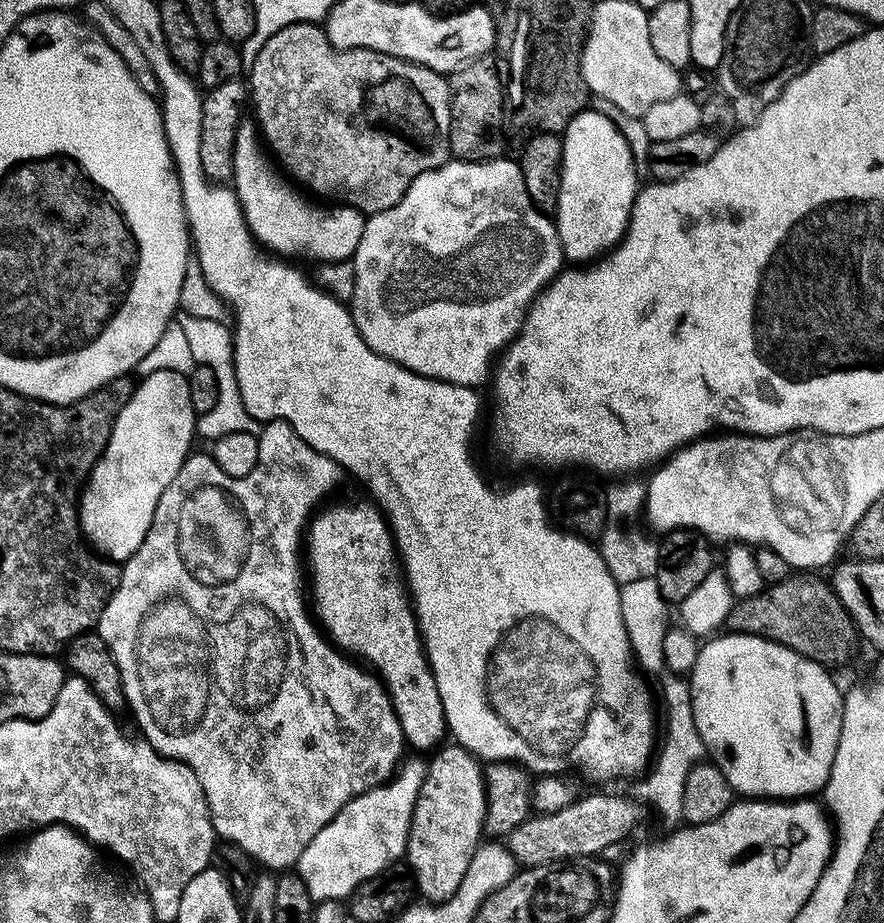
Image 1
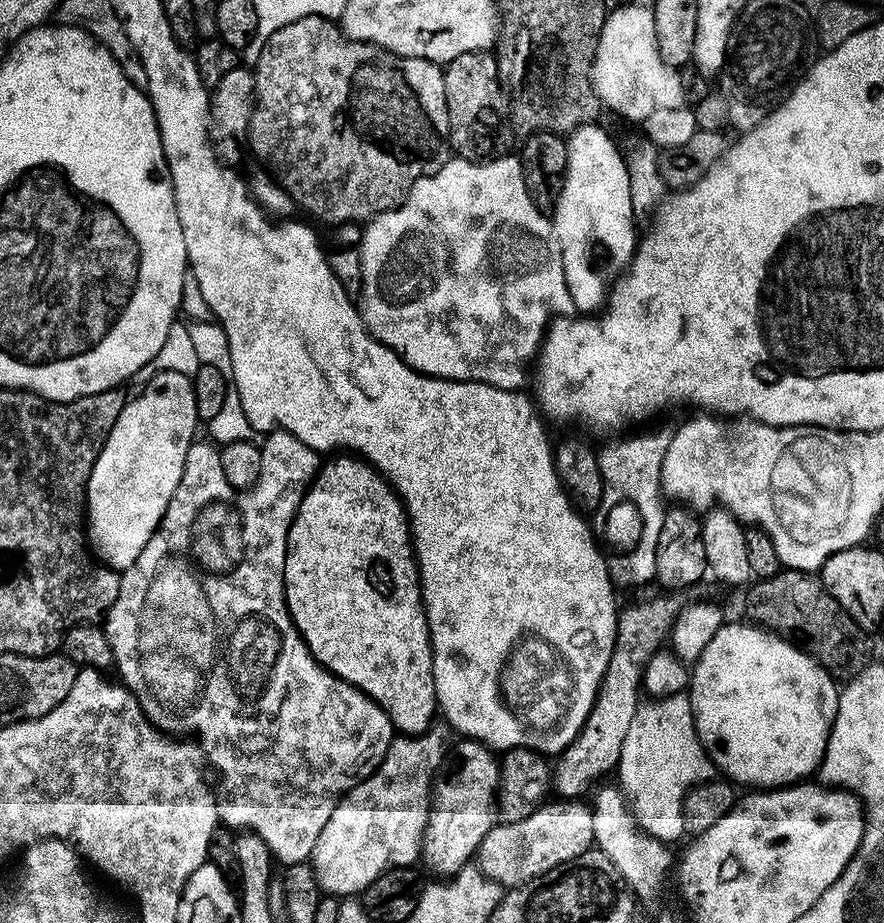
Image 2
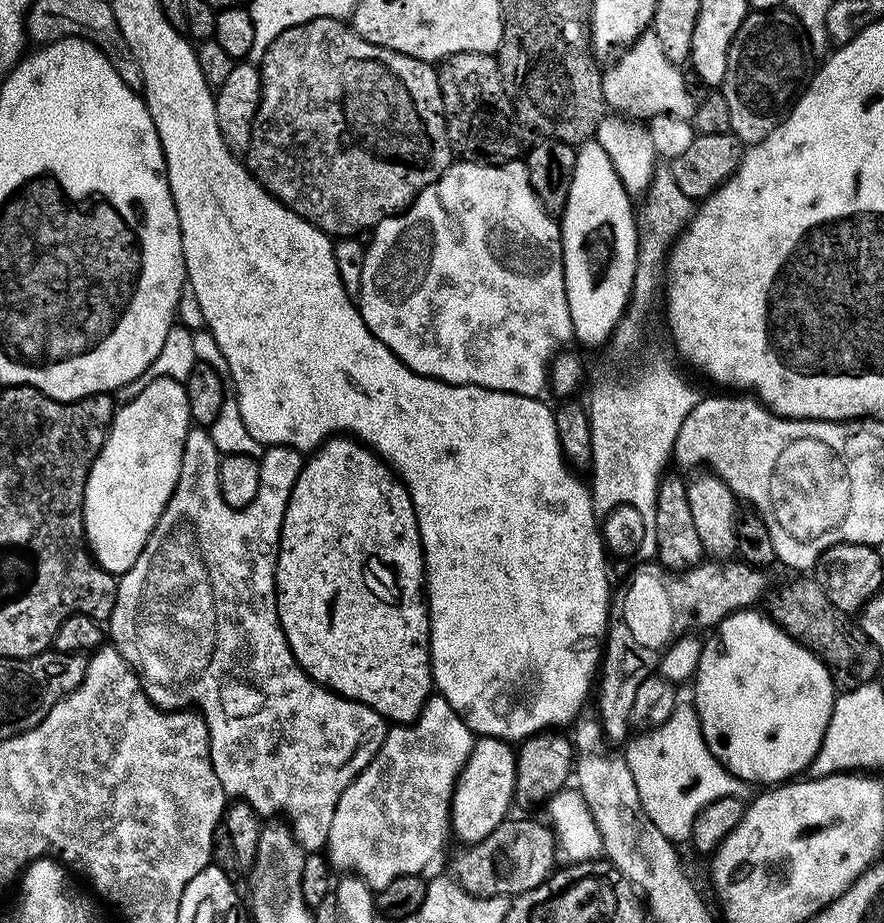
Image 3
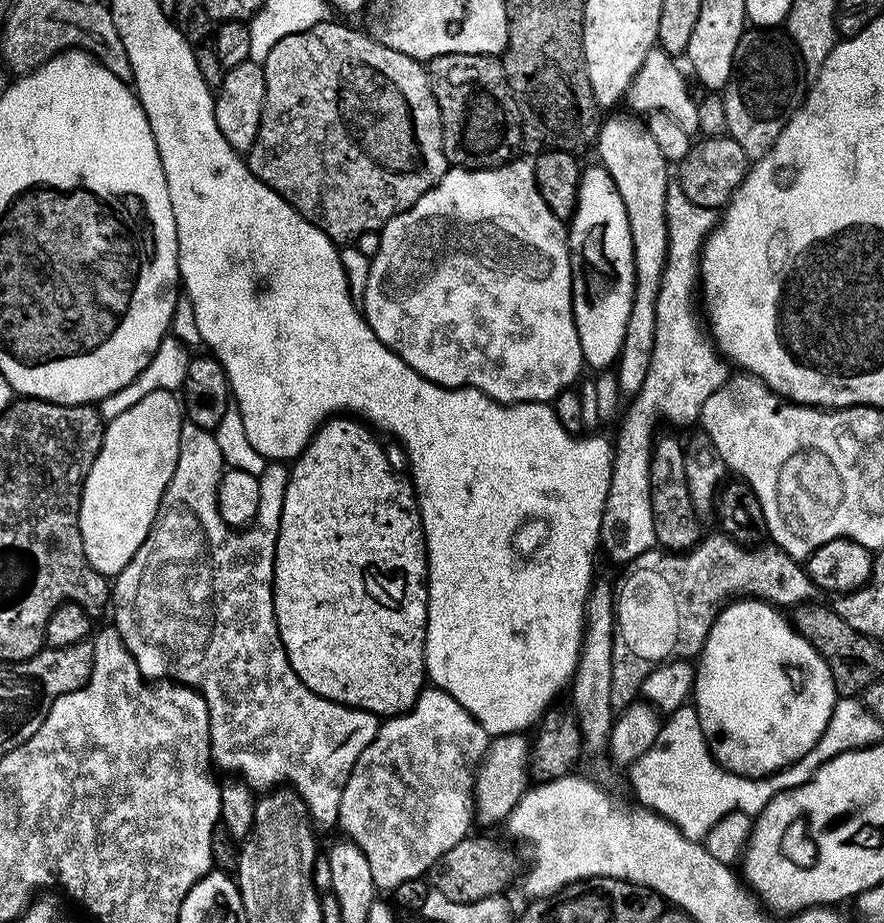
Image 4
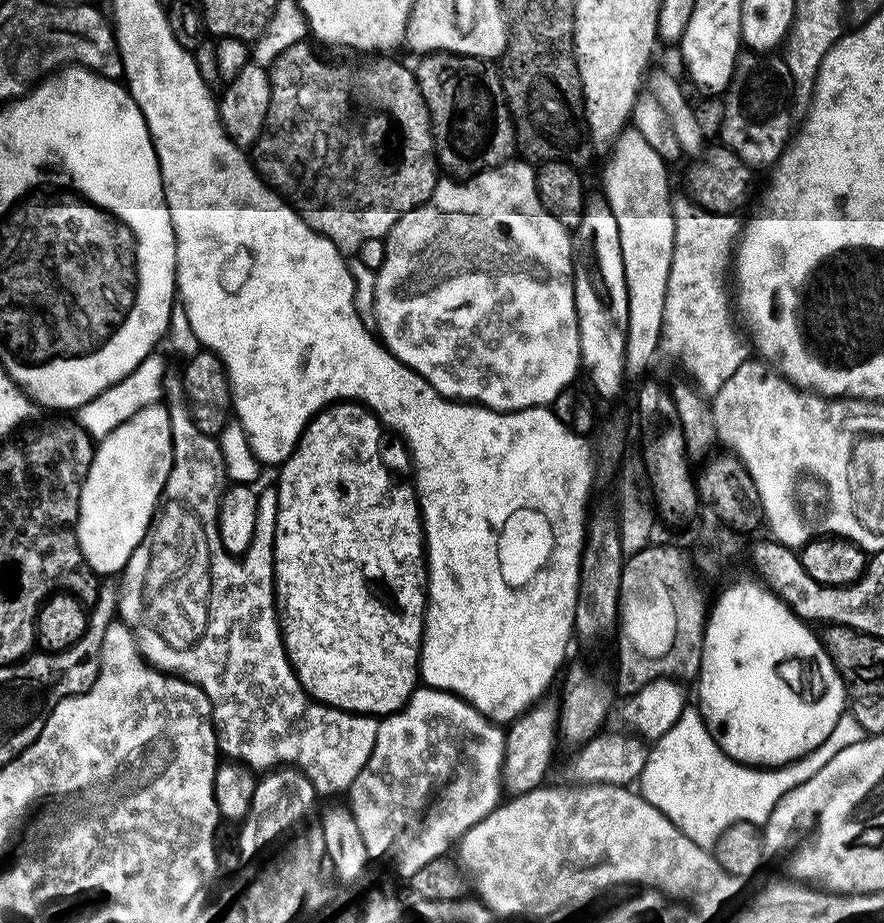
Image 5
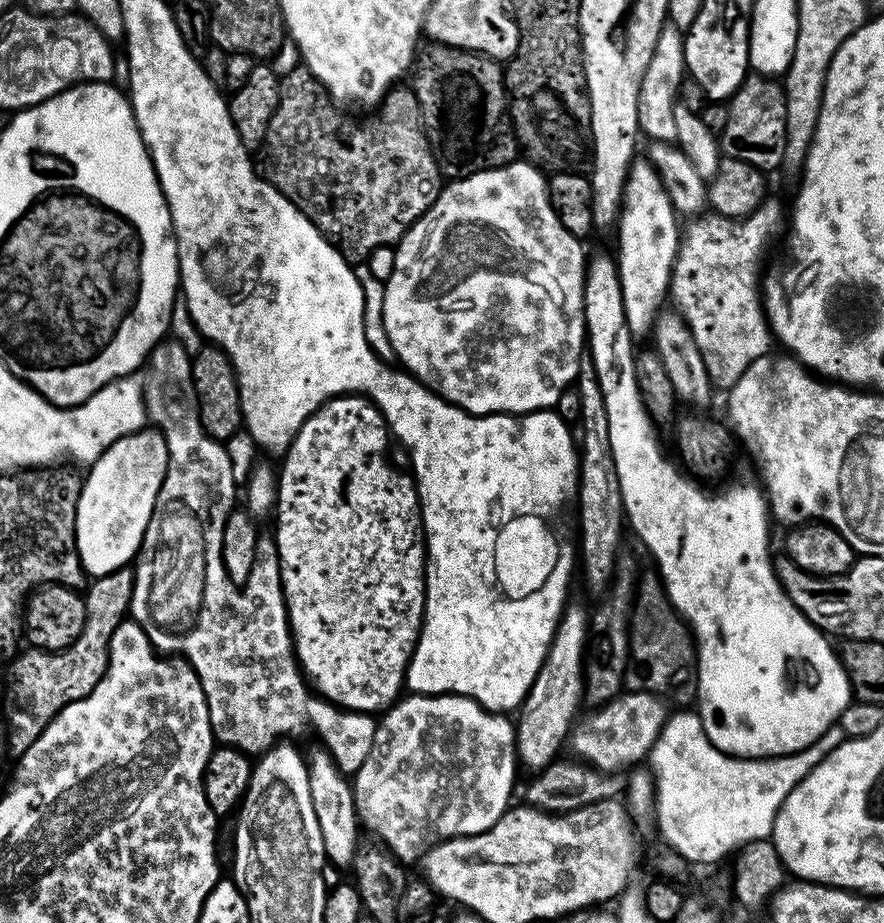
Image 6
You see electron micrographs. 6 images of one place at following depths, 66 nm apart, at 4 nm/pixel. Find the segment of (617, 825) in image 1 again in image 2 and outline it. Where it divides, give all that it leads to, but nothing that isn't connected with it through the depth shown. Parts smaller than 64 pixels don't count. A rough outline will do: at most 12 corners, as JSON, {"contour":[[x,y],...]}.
{"contour":[[546,802],[497,823],[476,864],[507,889],[593,847],[591,807]]}

